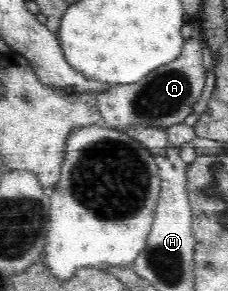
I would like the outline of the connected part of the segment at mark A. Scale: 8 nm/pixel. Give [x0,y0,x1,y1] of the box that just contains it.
[96,36,206,131]

